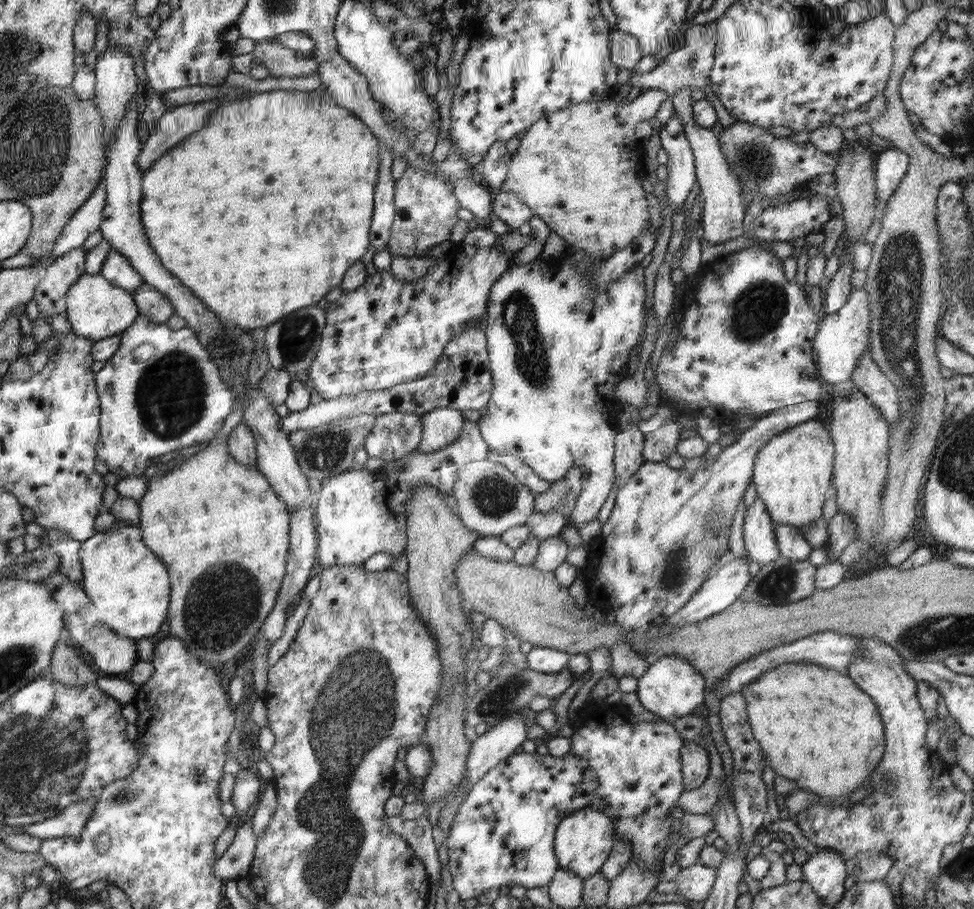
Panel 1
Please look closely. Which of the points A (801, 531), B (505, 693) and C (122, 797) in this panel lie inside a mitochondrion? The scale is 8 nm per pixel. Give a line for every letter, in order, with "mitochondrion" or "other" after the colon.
A: other
B: mitochondrion
C: mitochondrion

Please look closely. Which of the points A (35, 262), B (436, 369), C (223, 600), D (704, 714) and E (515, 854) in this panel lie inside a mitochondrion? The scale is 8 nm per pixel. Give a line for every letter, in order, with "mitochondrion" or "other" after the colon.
A: other
B: other
C: mitochondrion
D: other
E: other

